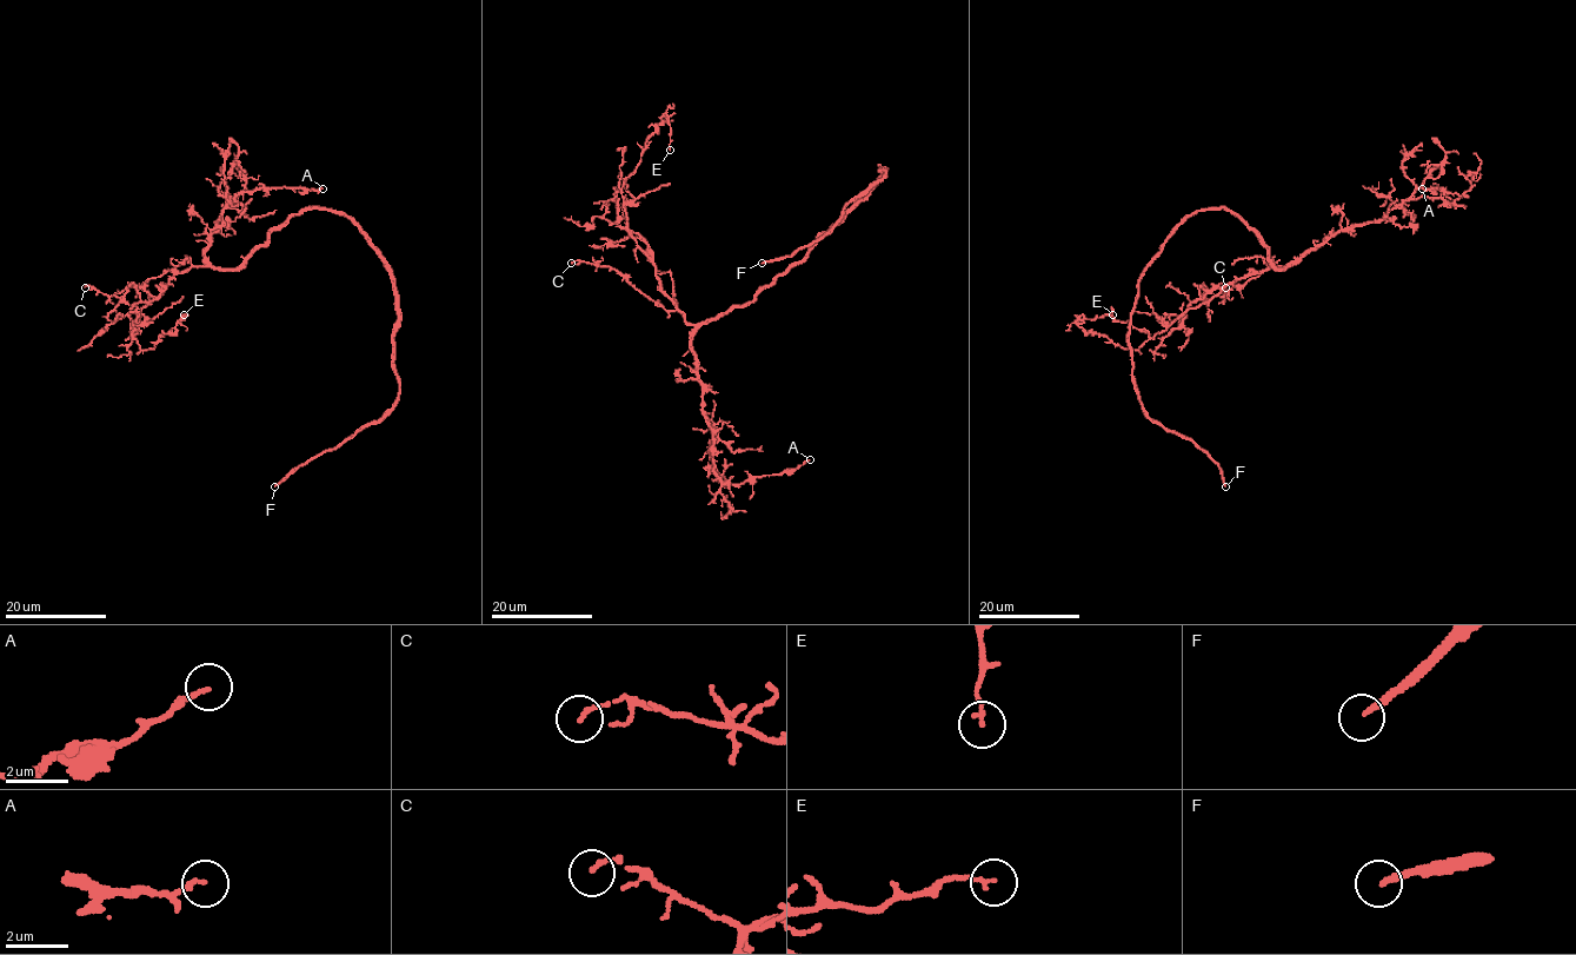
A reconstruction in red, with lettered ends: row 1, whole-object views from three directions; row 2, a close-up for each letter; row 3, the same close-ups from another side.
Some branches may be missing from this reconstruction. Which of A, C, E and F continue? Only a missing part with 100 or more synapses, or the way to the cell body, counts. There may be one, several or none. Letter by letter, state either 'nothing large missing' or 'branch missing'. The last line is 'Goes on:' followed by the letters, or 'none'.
A: nothing large missing
C: nothing large missing
E: nothing large missing
F: branch missing
Goes on: F

